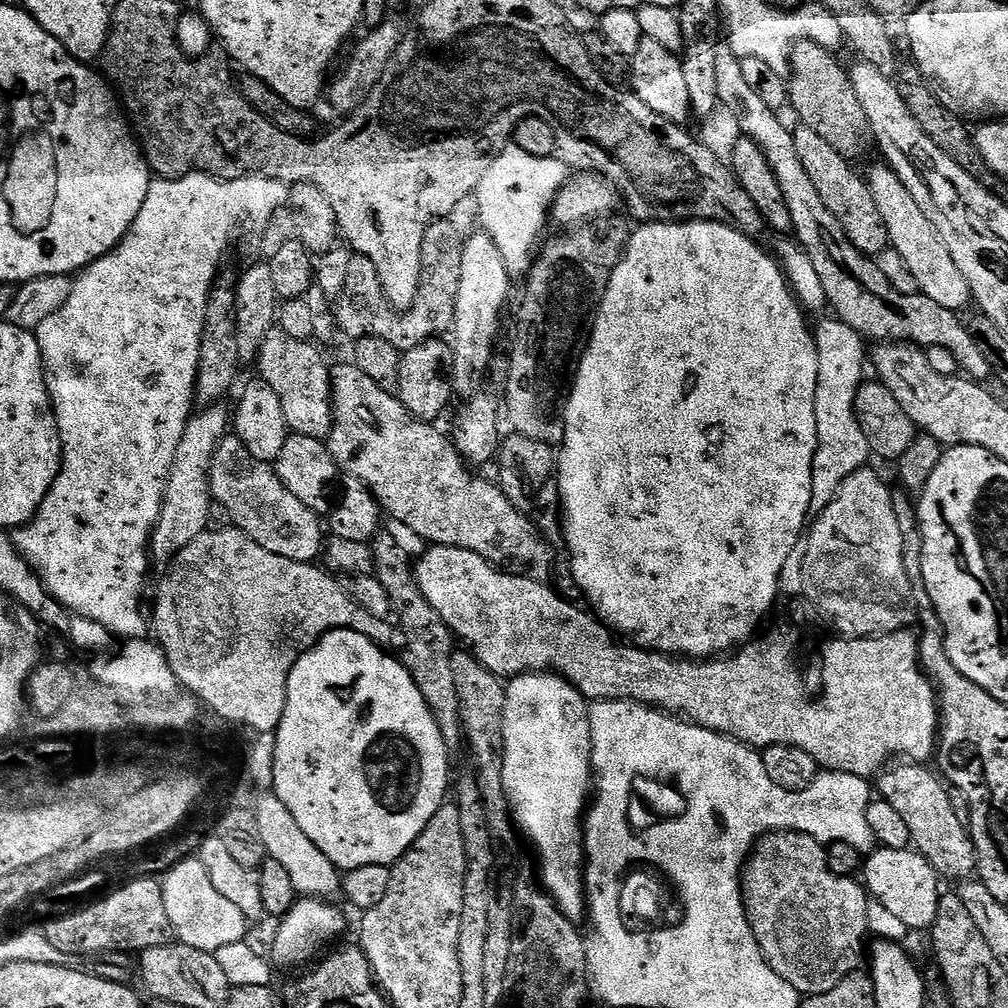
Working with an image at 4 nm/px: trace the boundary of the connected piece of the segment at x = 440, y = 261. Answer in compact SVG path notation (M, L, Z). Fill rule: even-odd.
M448 218L436 220L426 230L426 238L422 242L422 274L418 294L412 305L401 312L393 308L386 298L378 270L374 270L374 262L365 256L353 254L346 273L346 286L342 286L342 294L334 301L339 331L352 336L353 341L367 336L386 338L386 342L399 348L401 353L427 340L443 337L444 331L447 328L449 331L455 325L458 286L462 282L465 237L460 236L452 222Z

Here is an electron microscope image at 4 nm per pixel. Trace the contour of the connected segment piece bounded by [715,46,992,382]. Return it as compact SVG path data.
M727 46L720 48L715 70L719 101L736 114L743 135L758 142L762 154L766 154L766 162L770 162L770 170L774 170L774 178L778 178L778 186L782 186L782 198L786 198L786 207L790 210L794 238L806 250L806 254L810 254L810 262L814 262L814 270L826 289L831 311L836 311L833 313L839 320L846 322L858 335L869 341L907 342L925 350L942 346L954 354L960 372L967 379L987 381L992 376L990 362L986 362L982 350L978 350L978 342L974 342L969 325L963 324L957 313L946 310L946 306L930 302L930 298L898 294L898 290L886 282L886 274L882 274L879 263L858 250L850 238L846 238L846 230L842 230L838 218L826 210L822 194L818 194L814 182L810 182L810 174L806 174L806 166L802 166L798 159L793 131L784 126L779 120L781 117L770 110L770 106L746 83L740 61Z

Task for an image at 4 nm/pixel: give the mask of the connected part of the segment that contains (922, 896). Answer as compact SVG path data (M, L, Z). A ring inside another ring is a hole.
M877 847L875 851L876 853L869 860L867 857L862 864L862 880L869 897L875 903L877 900L898 923L905 924L908 928L931 929L942 895L942 880L936 869L928 863L925 856L915 850Z

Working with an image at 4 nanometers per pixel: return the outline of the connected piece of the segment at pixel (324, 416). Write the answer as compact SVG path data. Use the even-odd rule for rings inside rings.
M273 330L260 345L258 376L274 386L274 394L282 398L282 410L293 433L324 440L332 432L332 373L318 349L315 343L295 340L281 330Z

